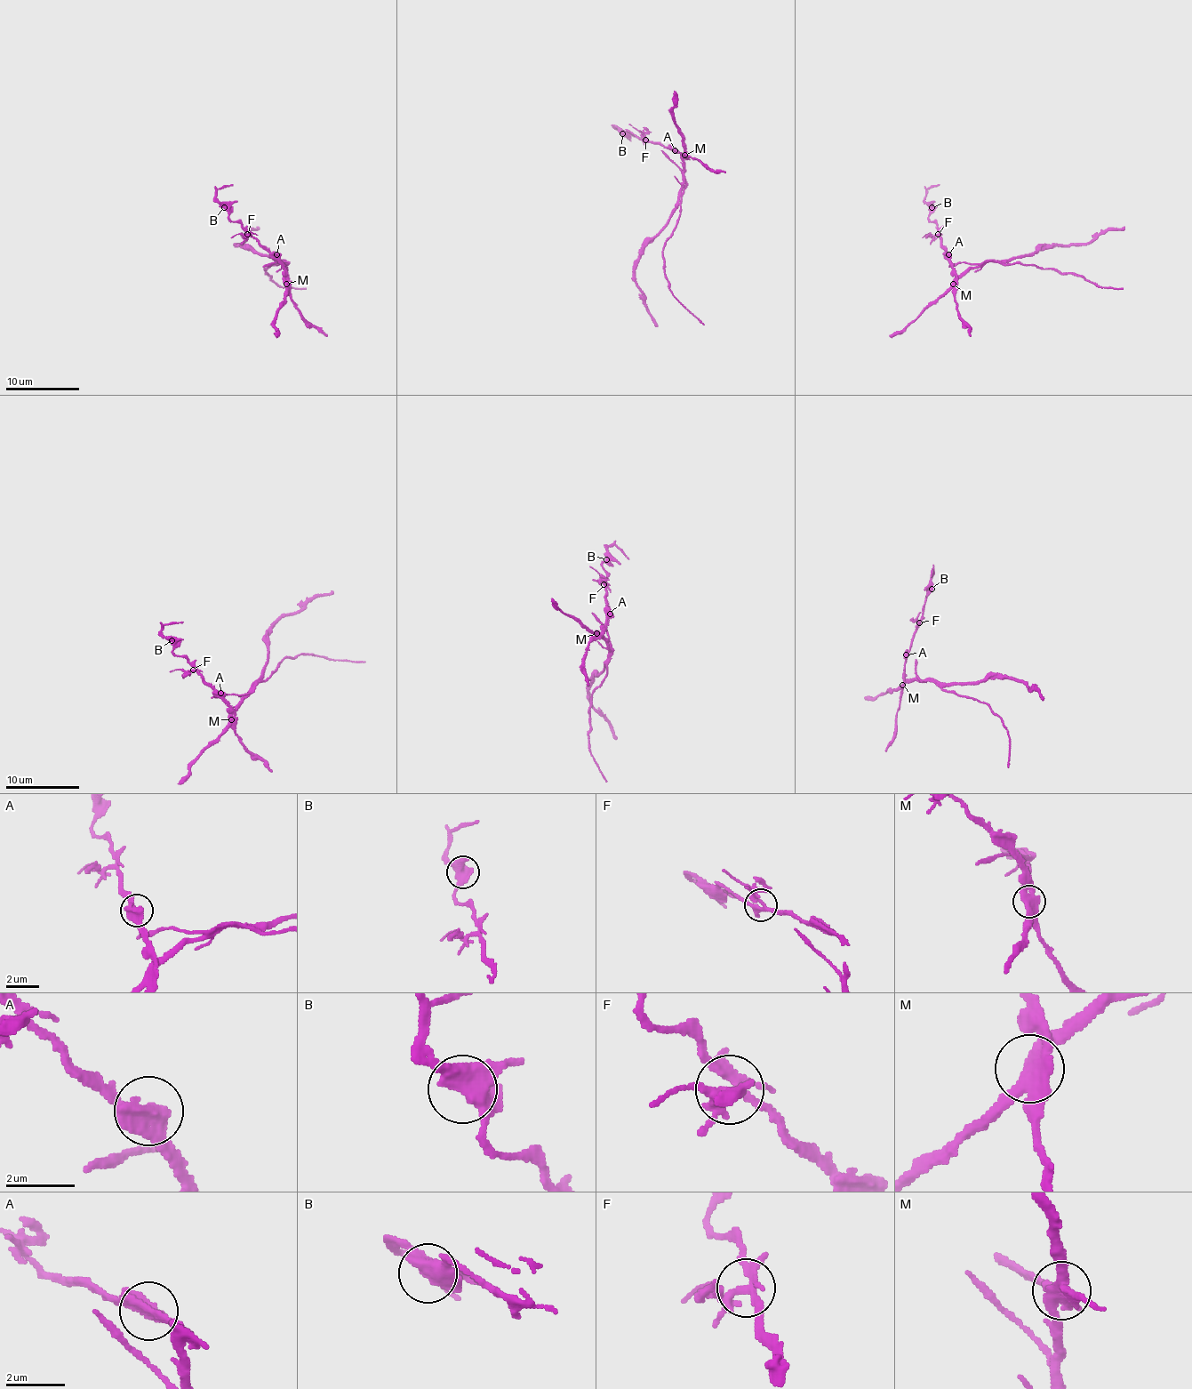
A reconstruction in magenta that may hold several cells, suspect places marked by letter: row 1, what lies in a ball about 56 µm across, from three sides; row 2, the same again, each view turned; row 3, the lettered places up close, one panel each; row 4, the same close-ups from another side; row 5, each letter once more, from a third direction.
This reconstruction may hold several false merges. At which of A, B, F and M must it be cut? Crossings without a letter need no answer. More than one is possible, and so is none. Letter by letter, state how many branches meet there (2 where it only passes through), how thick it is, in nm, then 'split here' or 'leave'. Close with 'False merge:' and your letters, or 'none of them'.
A: 2 branches meet; 440 nm thick; leave
B: 5 branches meet; 480 nm thick; leave
F: 6 branches meet; 220 nm thick; leave
M: 4 branches meet; 360 nm thick; split here
False merge: M

